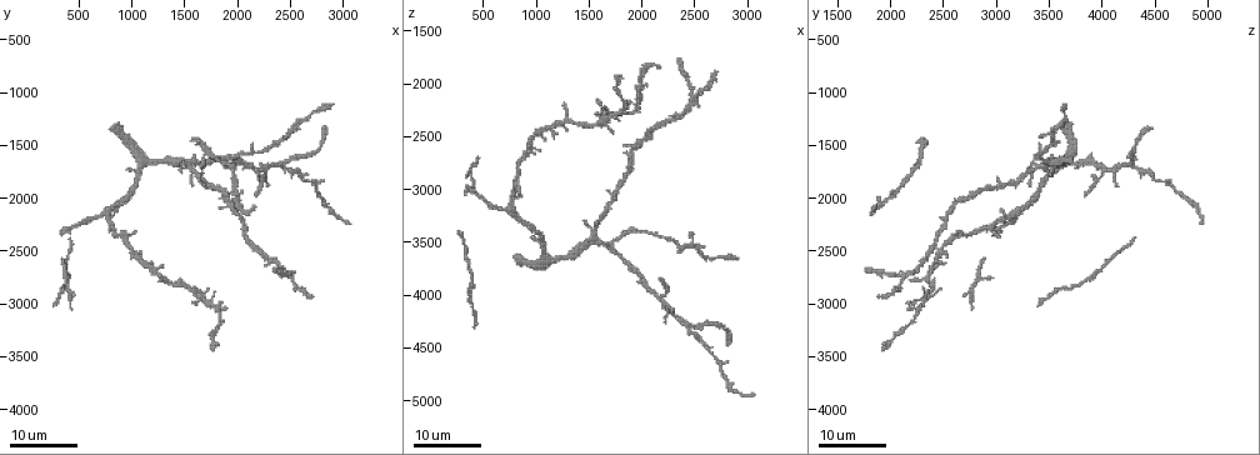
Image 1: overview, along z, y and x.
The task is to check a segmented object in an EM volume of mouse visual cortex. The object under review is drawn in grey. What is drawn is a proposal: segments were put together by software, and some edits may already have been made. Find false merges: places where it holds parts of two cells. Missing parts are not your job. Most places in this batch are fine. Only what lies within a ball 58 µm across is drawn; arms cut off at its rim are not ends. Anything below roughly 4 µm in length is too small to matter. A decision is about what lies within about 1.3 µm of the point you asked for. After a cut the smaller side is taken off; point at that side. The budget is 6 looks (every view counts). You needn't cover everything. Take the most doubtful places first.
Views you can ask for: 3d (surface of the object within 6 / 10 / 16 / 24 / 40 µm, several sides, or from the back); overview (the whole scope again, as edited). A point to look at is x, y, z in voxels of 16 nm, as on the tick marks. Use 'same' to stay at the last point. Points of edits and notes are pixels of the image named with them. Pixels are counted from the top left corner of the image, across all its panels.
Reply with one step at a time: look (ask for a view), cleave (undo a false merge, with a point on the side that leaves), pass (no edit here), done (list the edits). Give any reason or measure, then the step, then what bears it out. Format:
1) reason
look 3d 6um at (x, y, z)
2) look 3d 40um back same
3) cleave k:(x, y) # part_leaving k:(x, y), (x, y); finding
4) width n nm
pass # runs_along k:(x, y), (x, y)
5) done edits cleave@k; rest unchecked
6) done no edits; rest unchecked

four or more arms meet
look 3d 24um at (2480, 2780, 2100)

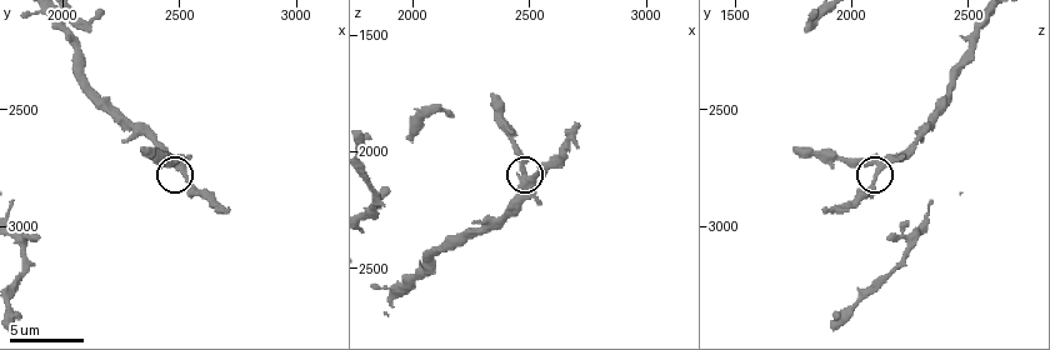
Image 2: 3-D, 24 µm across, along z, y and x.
zoom in
look 3d 6um at (2510, 2750, 2130)

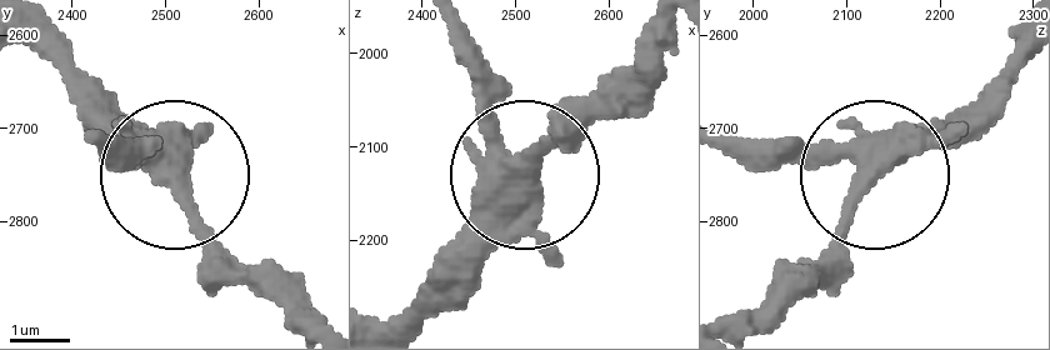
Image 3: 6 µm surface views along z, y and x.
side_arm 6 um
pass # runs_along 3:(1020, 45), (885, 165), (801, 280); continuous, no second cell

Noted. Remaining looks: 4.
look 3d 16um at (2180, 1760, 4000)

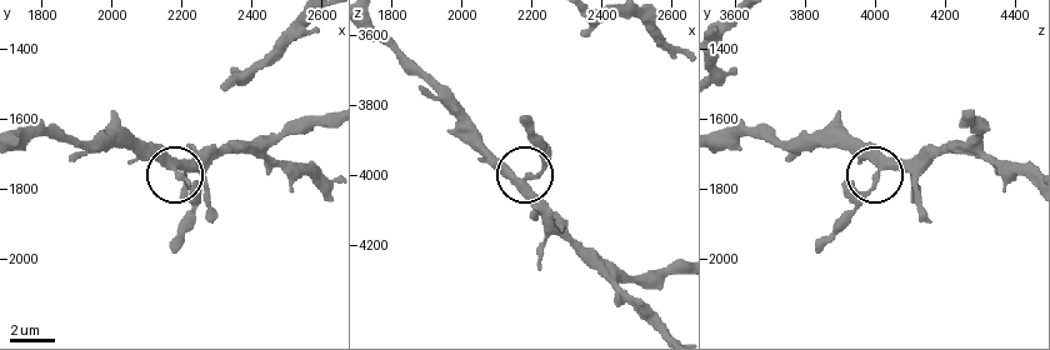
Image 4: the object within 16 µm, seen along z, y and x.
zoom in
look 3d 10um at (2190, 1730, 4030)

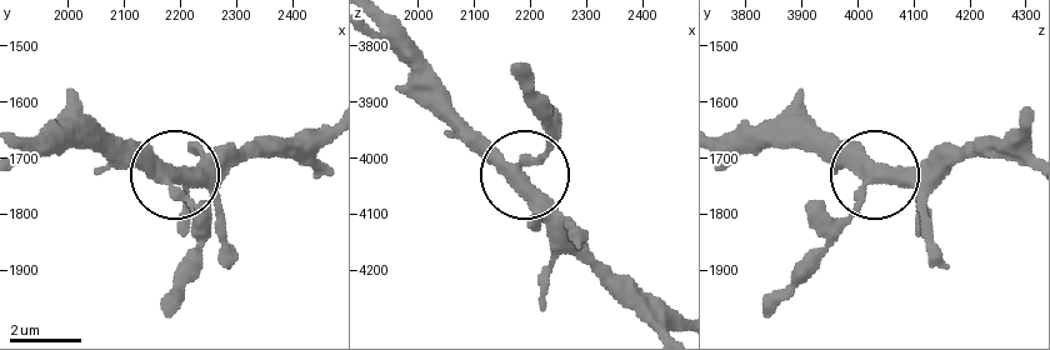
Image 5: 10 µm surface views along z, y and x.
side_arm 5 um
pass # runs_along 5:(723, 140), (830, 140), (848, 149), (871, 185), (824, 235); one cell here

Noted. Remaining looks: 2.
branch point
look 3d 24um at (2460, 1680, 4280)

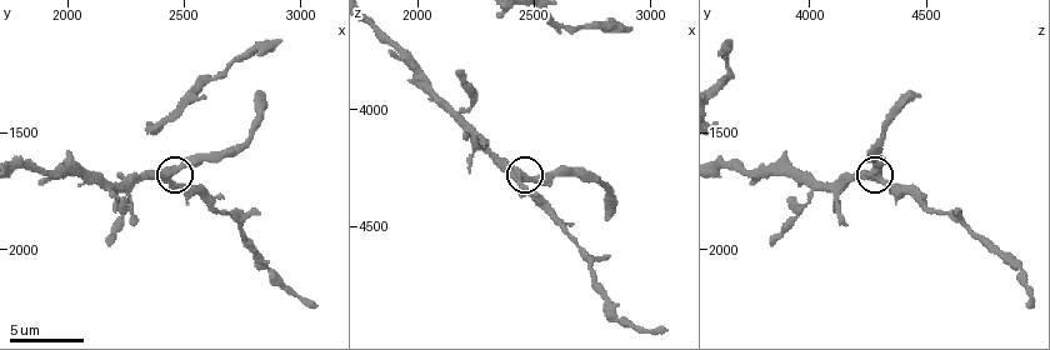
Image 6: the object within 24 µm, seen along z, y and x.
zoom in
look 3d 10um at (2440, 1680, 4300)

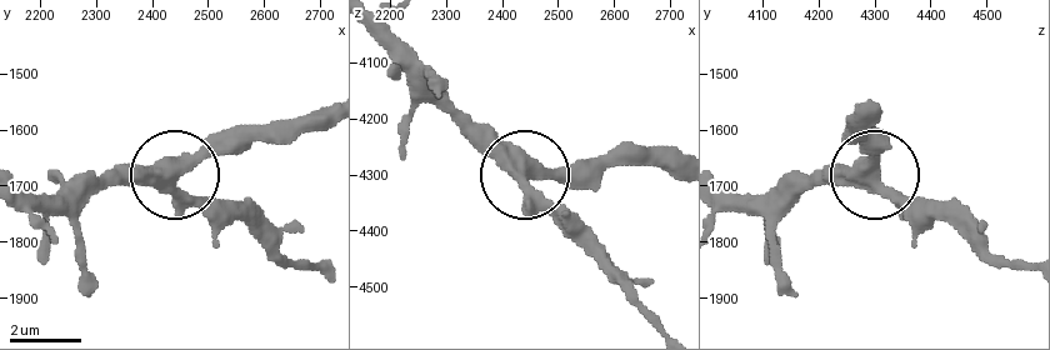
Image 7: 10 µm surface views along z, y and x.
width 410 nm
pass # runs_along 7:(28, 191), (153, 185), (240, 126); all the same cell

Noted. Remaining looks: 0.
done no edits; rest unchecked

